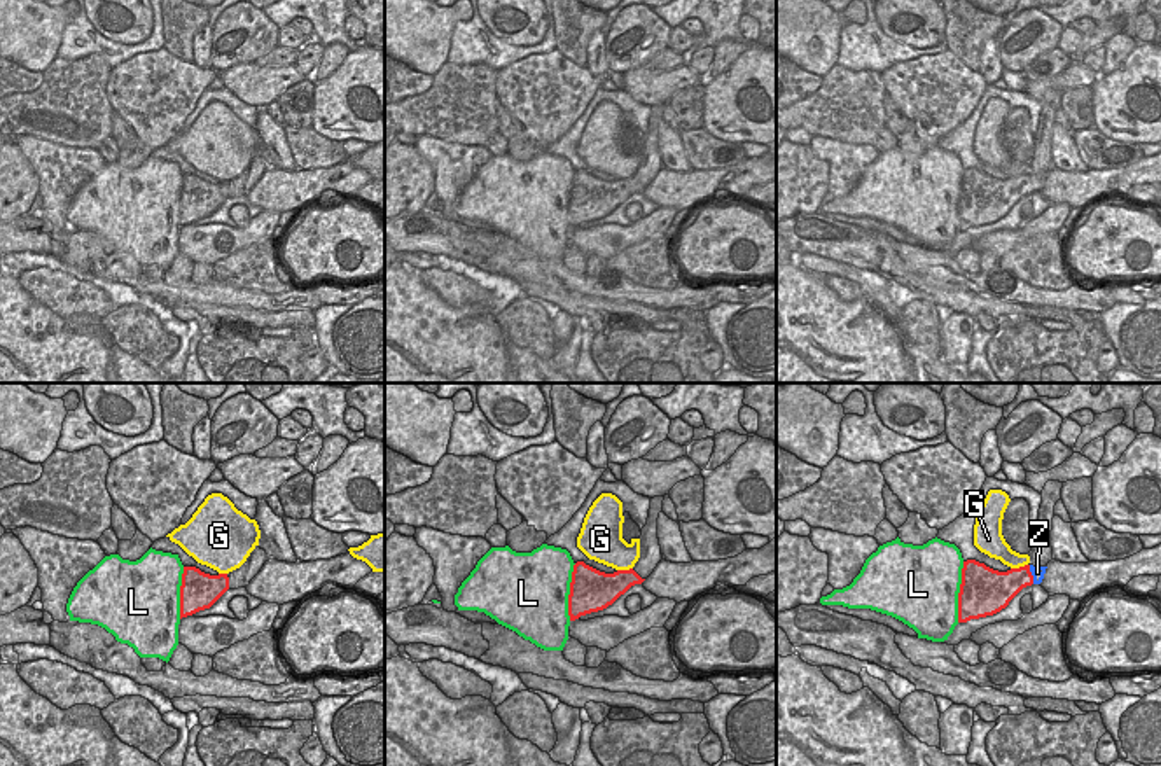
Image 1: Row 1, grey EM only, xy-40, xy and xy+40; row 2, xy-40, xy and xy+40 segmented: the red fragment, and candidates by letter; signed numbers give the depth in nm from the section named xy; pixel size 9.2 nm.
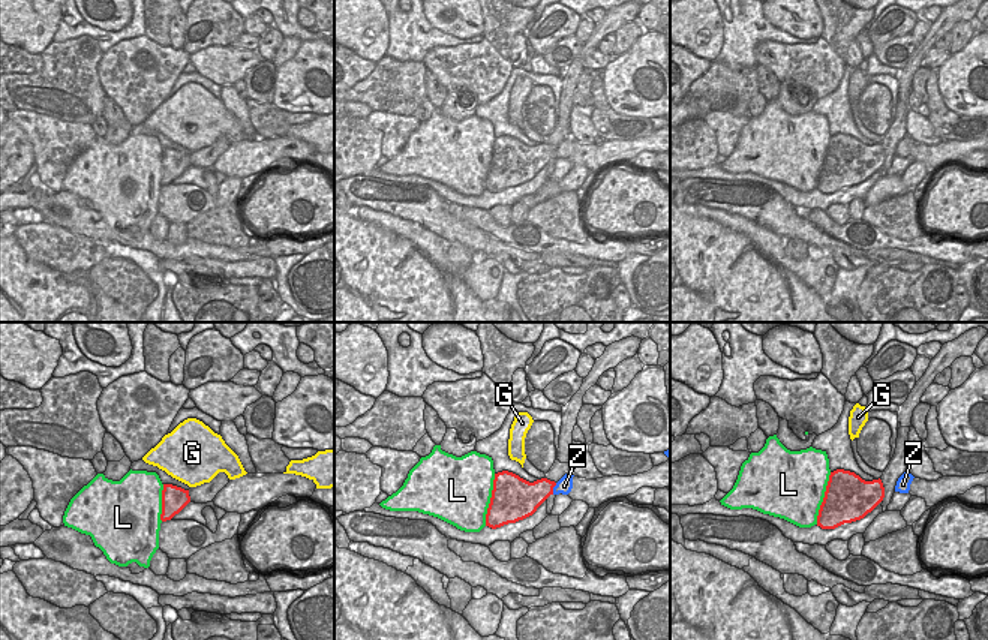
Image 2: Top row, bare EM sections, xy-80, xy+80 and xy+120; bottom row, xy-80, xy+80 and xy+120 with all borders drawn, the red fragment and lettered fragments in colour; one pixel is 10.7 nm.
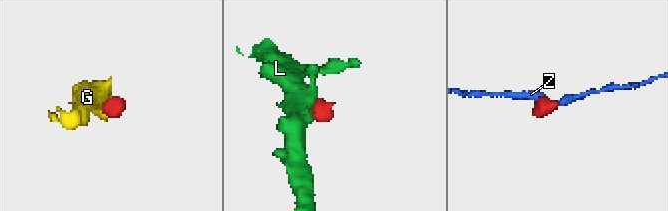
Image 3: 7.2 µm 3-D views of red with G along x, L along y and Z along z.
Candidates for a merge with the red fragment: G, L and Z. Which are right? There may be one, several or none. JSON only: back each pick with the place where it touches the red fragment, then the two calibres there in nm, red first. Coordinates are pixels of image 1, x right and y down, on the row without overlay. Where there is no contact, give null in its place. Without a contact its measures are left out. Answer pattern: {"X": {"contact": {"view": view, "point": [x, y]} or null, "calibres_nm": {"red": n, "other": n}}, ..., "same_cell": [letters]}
{"Z": {"contact": {"view": "xy+40", "point": [1030, 182]}, "calibres_nm": {"red": 260, "other": 120}}, "same_cell": ["Z"]}

